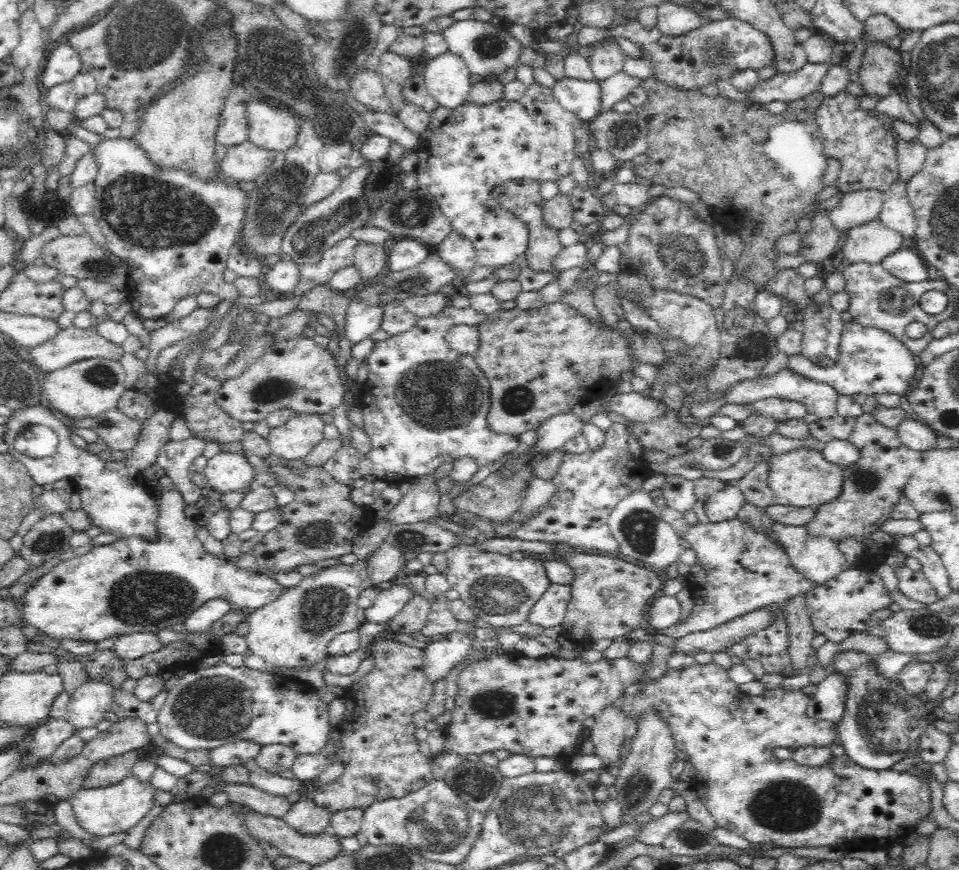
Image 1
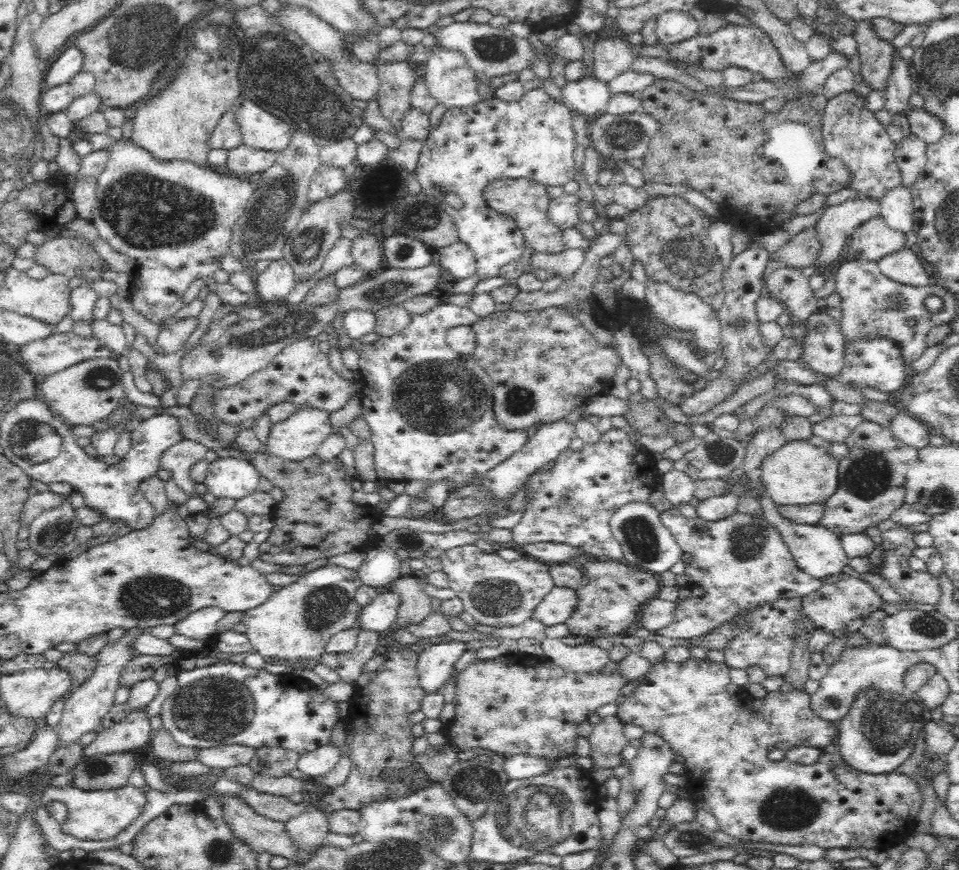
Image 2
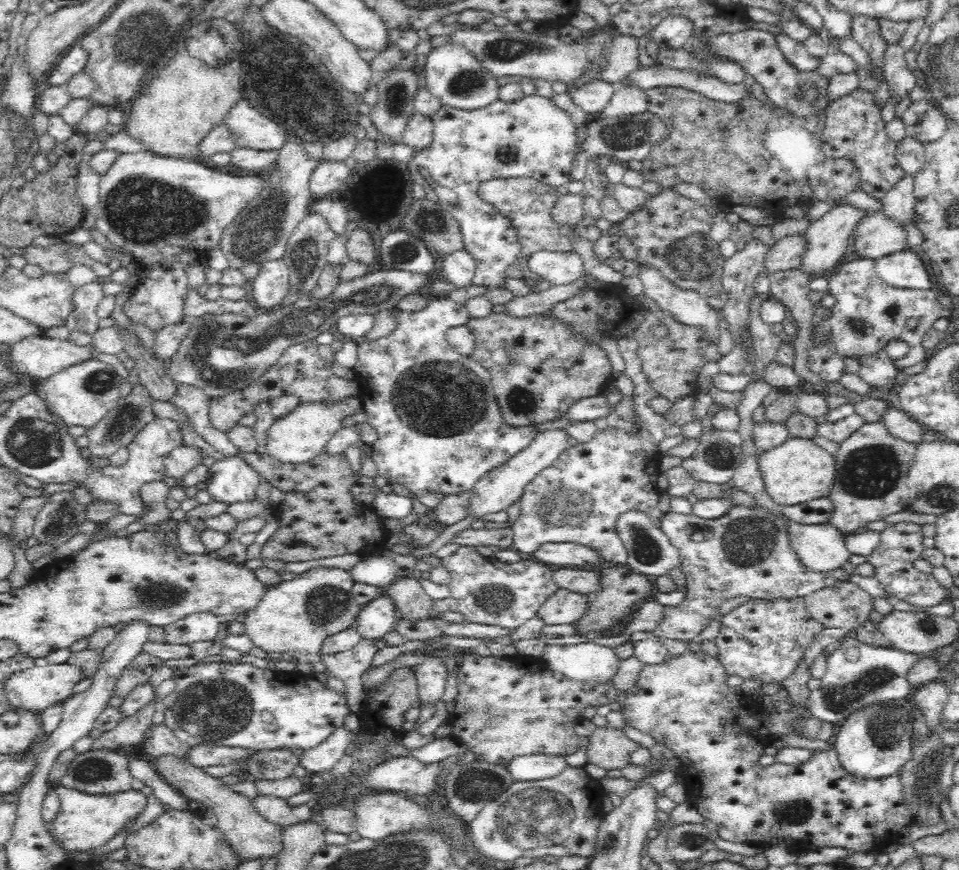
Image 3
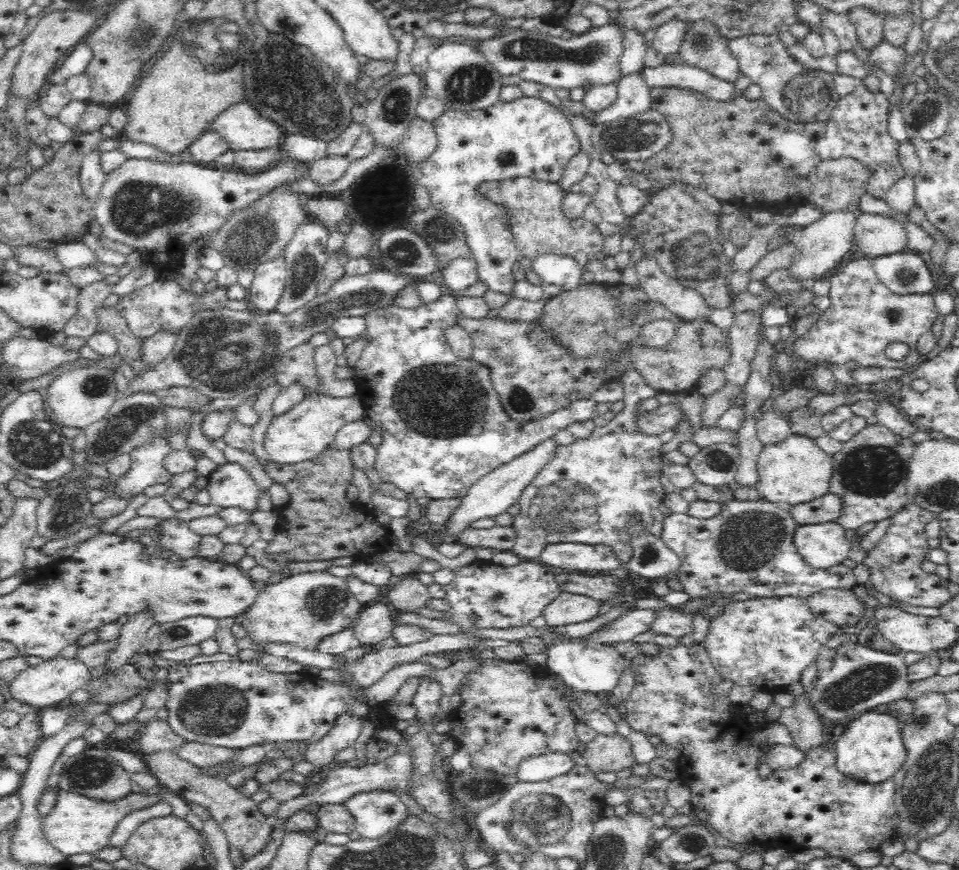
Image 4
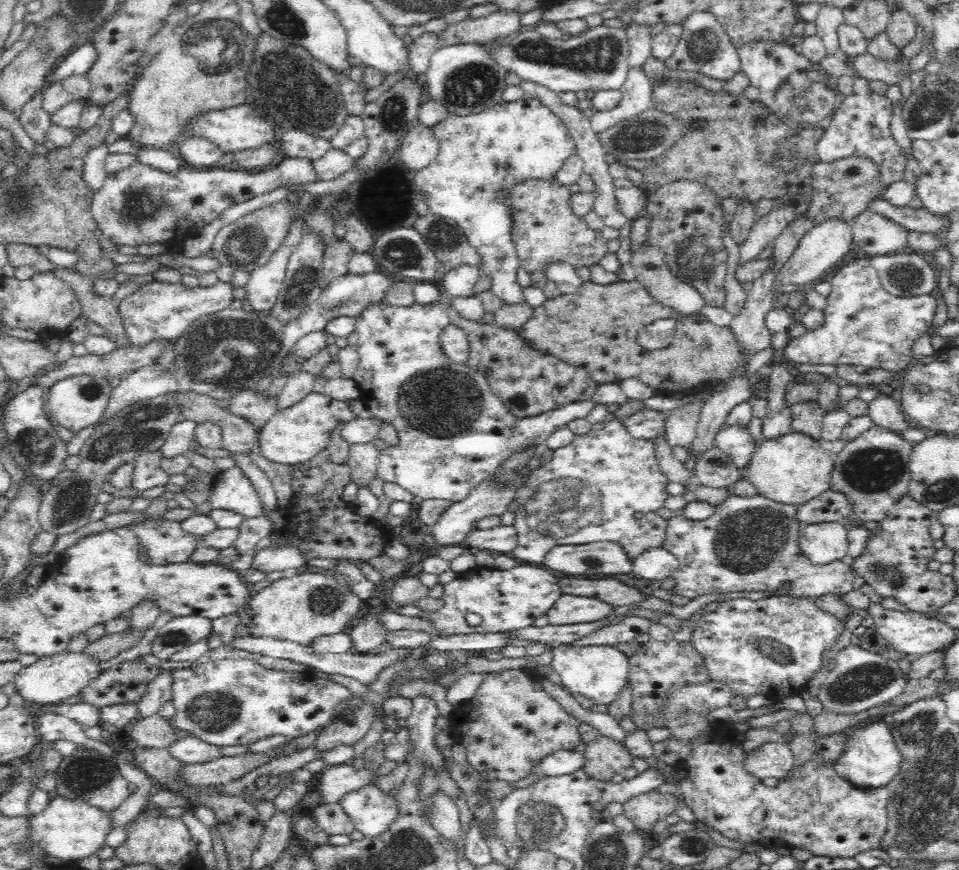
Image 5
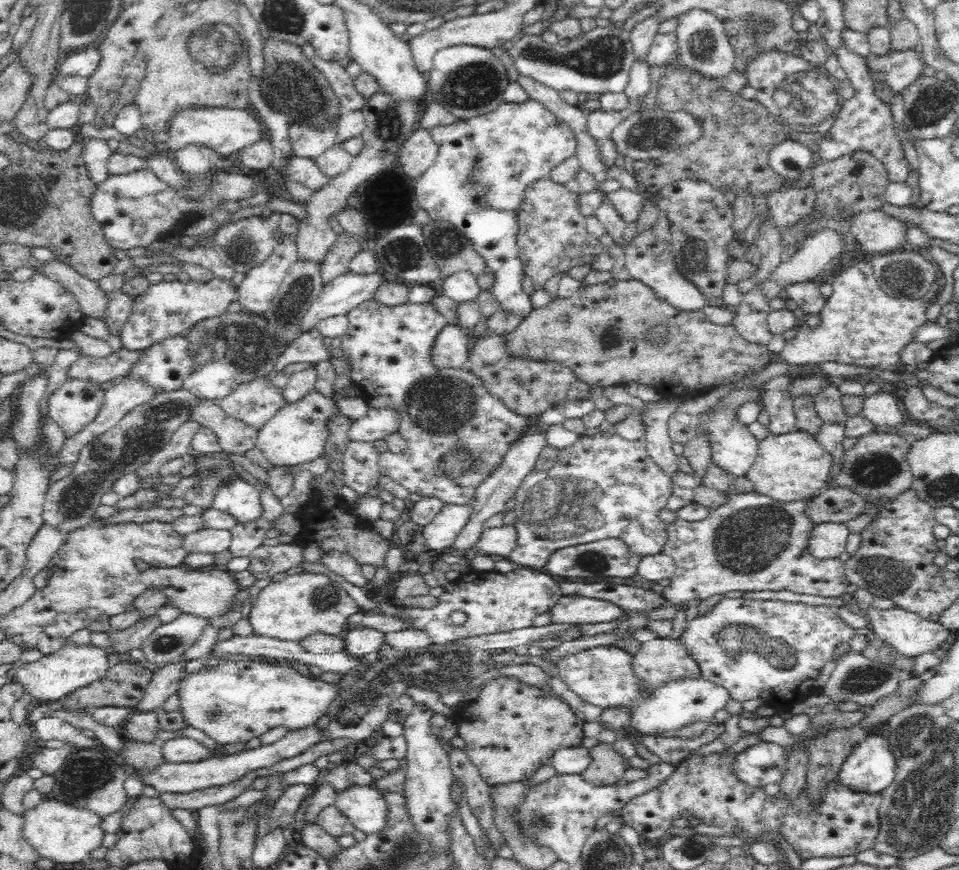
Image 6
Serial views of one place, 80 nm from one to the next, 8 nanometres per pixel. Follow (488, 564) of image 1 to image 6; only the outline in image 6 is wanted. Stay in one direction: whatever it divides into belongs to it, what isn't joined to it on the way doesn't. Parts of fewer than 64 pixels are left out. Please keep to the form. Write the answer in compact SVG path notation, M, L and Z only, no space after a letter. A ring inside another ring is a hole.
M515 567L507 573L495 570L477 573L472 570L466 575L461 574L455 581L450 581L443 587L444 592L437 598L436 606L432 608L402 606L394 614L396 619L408 623L410 628L426 632L430 641L438 646L528 628L532 626L532 620L538 614L551 612L552 607L558 604L562 596L558 589L558 580L550 574L522 567ZM454 610L466 613L468 619L464 625L452 625L450 613Z

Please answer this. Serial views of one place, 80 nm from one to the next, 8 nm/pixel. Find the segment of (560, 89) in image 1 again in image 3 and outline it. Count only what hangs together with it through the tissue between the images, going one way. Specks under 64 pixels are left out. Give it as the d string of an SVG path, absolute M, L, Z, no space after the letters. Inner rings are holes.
M594 79L582 87L578 87L572 94L572 100L580 105L588 114L602 112L615 93L617 85L602 79Z

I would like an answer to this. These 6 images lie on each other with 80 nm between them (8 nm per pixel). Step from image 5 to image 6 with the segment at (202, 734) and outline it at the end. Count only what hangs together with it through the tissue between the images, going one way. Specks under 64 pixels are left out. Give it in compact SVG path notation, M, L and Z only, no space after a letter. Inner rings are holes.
M228 661L218 668L202 668L199 671L198 674L185 673L180 682L180 710L190 727L202 730L217 744L247 742L278 726L286 726L289 731L307 728L326 715L329 705L338 694L341 694L341 689L335 684L327 684L319 679L309 680L291 666L275 665L270 662Z

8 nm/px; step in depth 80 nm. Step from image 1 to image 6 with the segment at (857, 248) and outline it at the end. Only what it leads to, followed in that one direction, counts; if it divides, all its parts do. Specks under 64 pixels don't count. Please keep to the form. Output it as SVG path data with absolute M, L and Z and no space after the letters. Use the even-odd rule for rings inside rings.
M881 209L862 211L851 220L850 231L865 252L885 253L907 246L905 224Z

